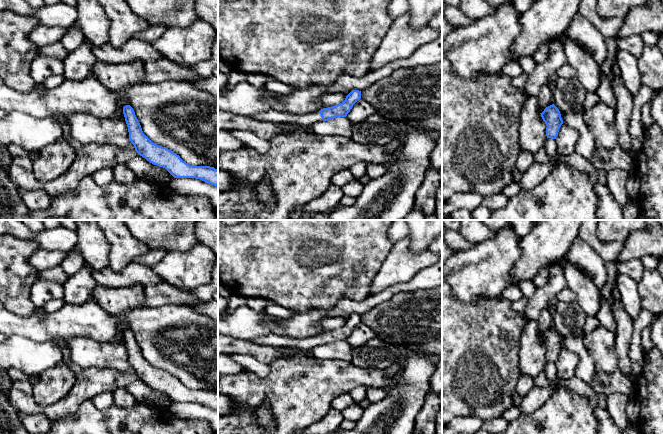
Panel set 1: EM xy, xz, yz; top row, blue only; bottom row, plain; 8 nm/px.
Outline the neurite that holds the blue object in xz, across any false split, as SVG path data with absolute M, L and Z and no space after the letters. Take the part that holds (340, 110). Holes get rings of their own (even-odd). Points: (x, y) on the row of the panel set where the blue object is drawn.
M353 90L345 98L345 100L335 106L323 108L320 111L305 114L292 114L280 112L277 110L268 110L266 112L252 116L258 120L282 123L297 124L302 127L310 127L311 125L334 119L336 117L346 117L352 109L353 105L361 99L361 91Z

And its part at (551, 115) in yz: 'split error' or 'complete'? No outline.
complete

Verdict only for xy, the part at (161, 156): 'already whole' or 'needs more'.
already whole

